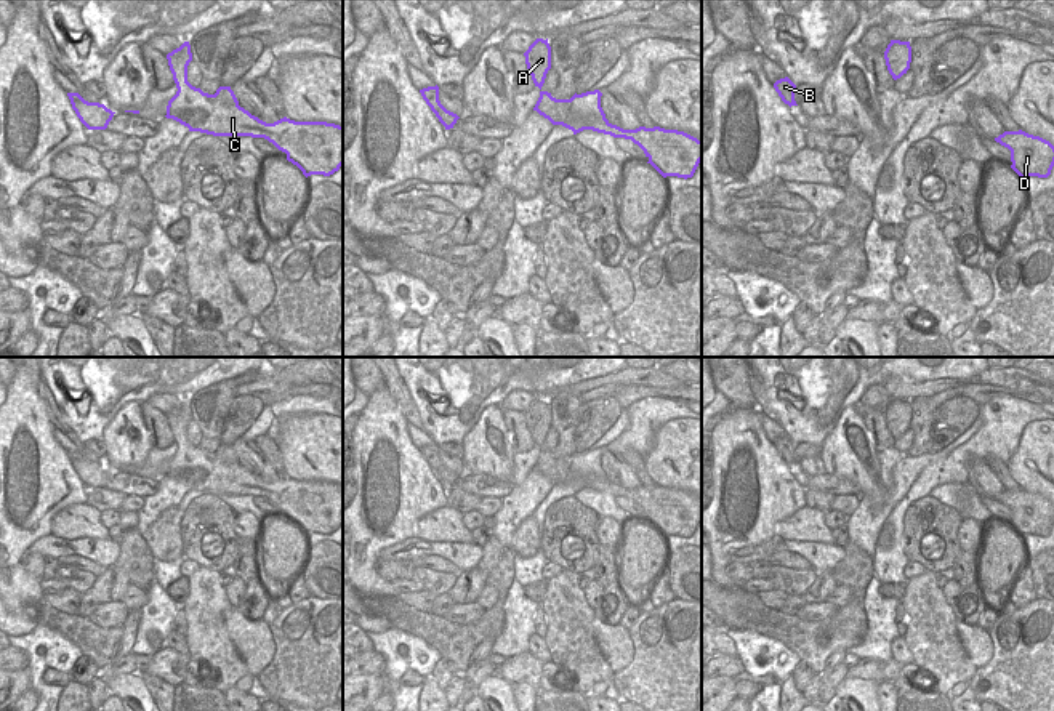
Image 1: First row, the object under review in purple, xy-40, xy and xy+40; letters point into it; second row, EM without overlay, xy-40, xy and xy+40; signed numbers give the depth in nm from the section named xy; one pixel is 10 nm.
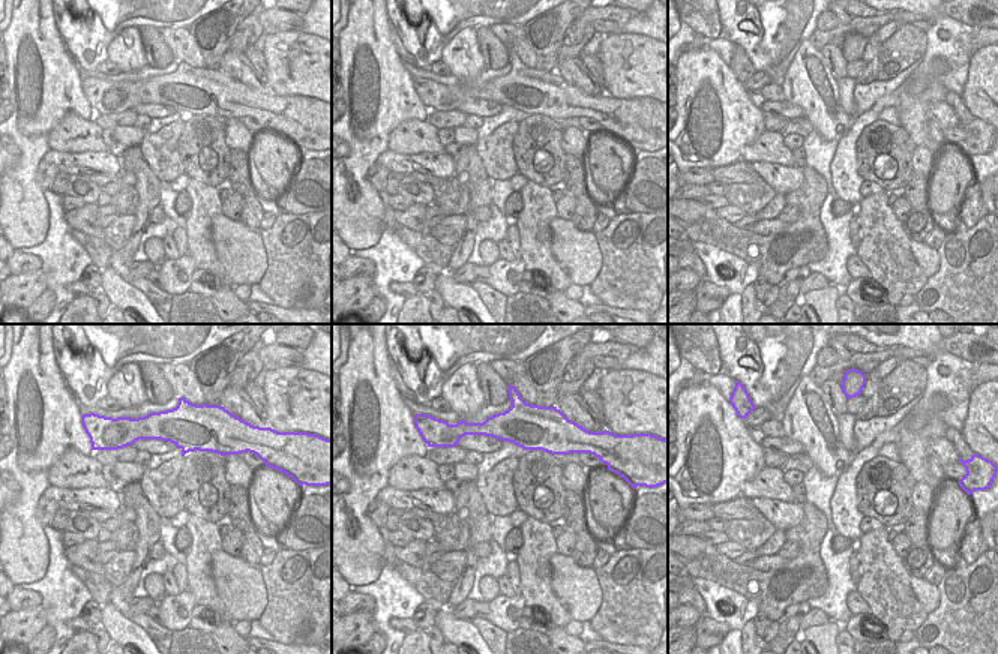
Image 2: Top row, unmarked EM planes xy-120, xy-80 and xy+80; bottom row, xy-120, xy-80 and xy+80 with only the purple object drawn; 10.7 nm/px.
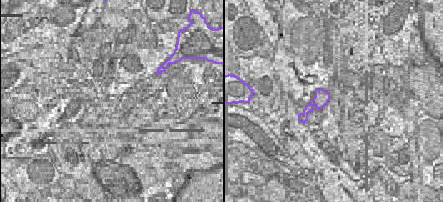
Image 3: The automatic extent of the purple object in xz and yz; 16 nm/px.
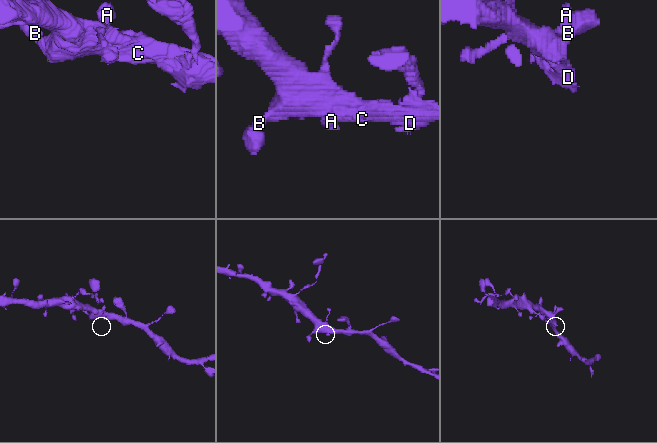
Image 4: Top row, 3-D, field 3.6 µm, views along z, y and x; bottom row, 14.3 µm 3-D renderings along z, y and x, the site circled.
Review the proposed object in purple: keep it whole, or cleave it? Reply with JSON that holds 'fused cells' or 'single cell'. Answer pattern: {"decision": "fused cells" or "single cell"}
{"decision": "single cell"}

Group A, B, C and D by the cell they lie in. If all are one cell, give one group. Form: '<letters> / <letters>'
A B C D

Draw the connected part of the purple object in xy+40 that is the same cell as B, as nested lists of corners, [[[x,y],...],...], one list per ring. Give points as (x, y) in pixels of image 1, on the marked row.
[[[788,77],[777,80],[774,83],[774,88],[785,104],[788,104],[790,107],[798,106],[796,101],[795,101],[796,85]]]

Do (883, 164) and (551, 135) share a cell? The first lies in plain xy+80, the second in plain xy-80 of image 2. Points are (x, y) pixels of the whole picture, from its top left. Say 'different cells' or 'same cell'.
same cell

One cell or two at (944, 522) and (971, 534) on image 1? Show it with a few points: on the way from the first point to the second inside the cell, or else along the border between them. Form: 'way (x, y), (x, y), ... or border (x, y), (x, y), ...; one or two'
border (963, 519), (958, 529), (960, 550); two

